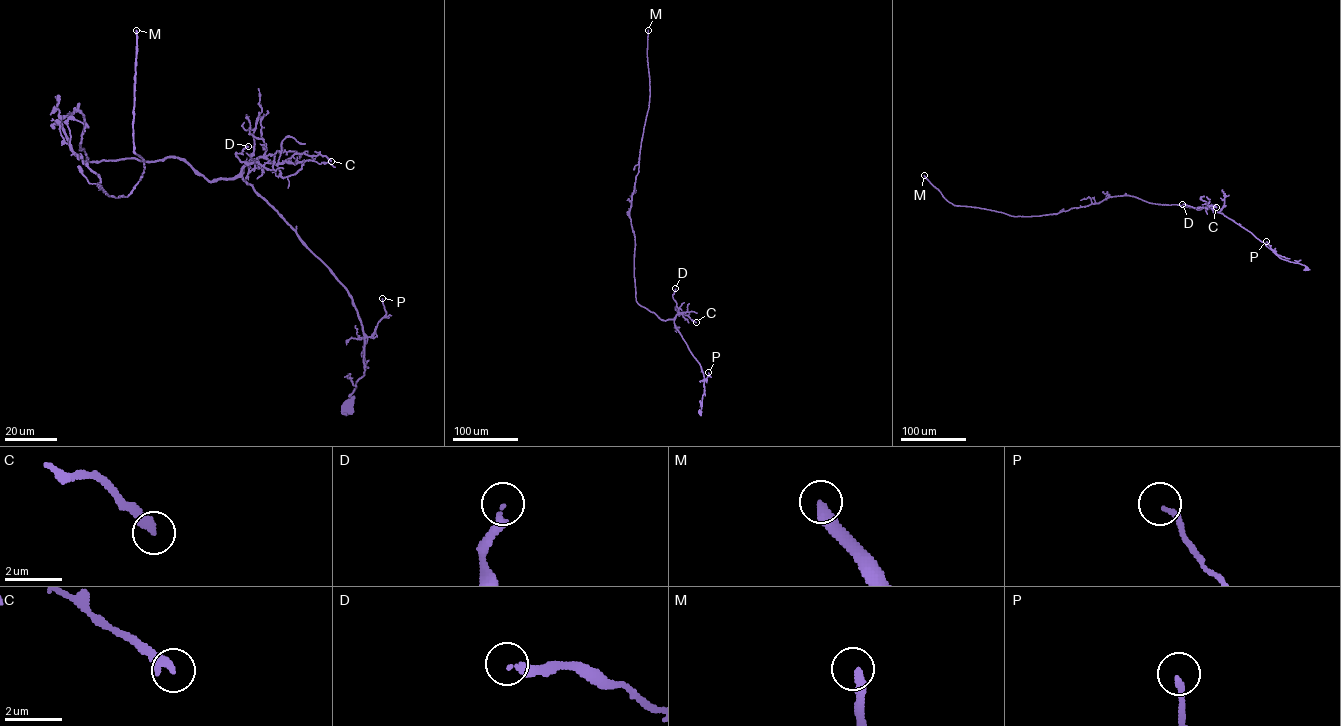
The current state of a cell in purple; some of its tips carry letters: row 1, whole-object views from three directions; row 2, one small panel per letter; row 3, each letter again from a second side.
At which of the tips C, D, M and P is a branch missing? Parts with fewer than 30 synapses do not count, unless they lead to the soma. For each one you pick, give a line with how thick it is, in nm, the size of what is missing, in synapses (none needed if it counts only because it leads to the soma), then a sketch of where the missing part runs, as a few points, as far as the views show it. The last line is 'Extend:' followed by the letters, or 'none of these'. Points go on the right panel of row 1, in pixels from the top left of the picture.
M: 360 nm thick; about 180 synapses
Extend: M

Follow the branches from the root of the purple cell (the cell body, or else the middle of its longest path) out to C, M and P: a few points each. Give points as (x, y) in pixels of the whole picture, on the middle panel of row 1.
C: (700, 412), (703, 372), (675, 327), (674, 318), (683, 313), (696, 322)
M: (700, 412), (704, 377), (699, 363), (673, 320), (661, 320), (636, 300), (629, 211), (649, 106), (648, 30)
P: (700, 412), (704, 379), (708, 372)

